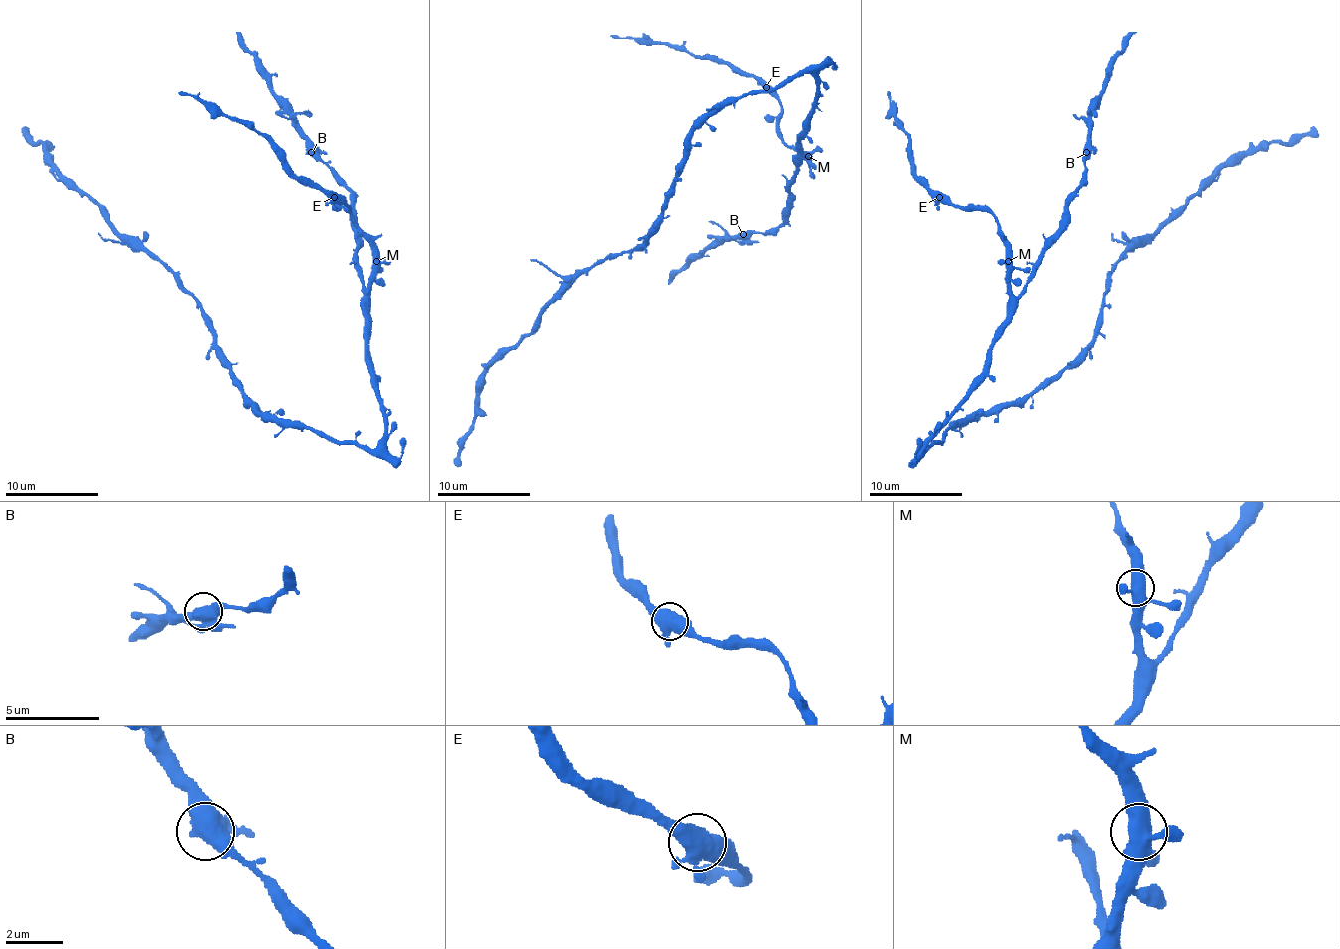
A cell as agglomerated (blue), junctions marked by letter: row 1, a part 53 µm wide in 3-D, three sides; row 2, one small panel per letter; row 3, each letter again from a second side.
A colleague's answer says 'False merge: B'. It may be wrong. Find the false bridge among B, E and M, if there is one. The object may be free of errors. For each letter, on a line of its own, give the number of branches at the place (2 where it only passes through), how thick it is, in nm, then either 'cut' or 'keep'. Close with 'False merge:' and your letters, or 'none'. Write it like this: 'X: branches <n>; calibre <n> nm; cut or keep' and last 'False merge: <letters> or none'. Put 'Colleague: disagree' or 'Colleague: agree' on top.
Colleague: disagree
B: branches 4; calibre 500 nm; keep
E: branches 4; calibre 550 nm; keep
M: branches 4; calibre 480 nm; keep
False merge: none

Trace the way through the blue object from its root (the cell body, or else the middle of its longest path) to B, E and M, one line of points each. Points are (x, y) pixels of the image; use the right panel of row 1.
B: (945, 433), (924, 449), (982, 372), (1001, 324), (1059, 229), (1086, 152)
E: (945, 433), (924, 449), (982, 372), (1008, 317), (1010, 266), (1008, 240), (989, 212), (954, 208), (938, 196)
M: (945, 433), (940, 442), (924, 449), (924, 442), (982, 372), (994, 338), (1008, 317), (1008, 261)

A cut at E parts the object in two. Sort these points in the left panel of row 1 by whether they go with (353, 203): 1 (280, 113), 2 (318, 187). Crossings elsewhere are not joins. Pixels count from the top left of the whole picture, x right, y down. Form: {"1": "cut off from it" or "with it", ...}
{"1": "with it", "2": "cut off from it"}

